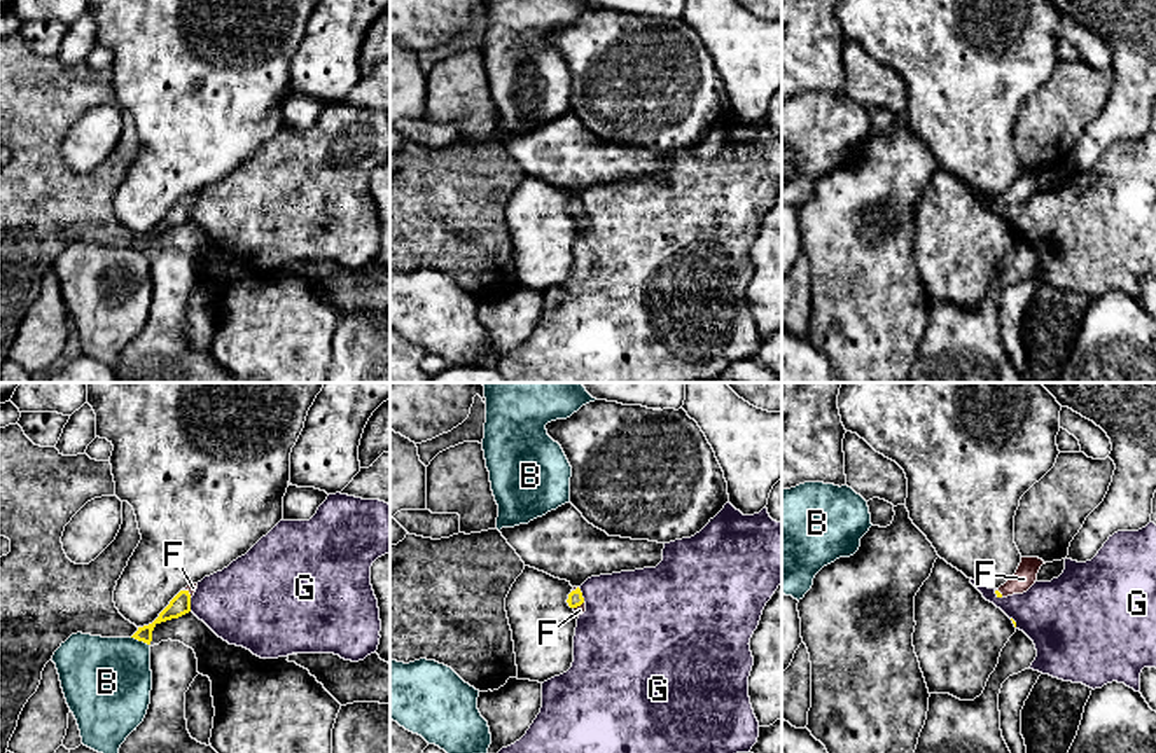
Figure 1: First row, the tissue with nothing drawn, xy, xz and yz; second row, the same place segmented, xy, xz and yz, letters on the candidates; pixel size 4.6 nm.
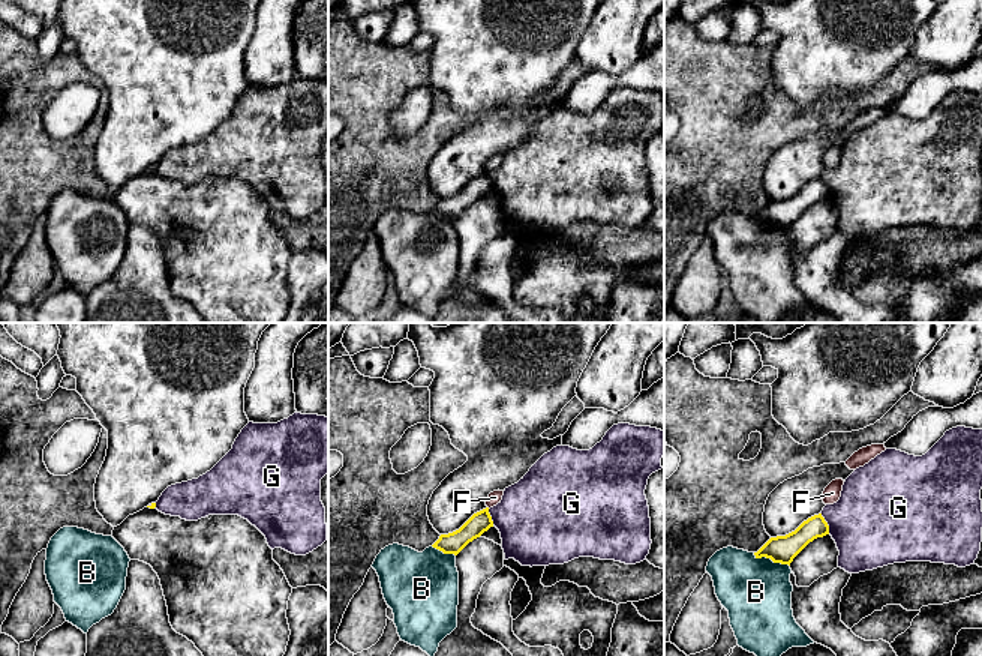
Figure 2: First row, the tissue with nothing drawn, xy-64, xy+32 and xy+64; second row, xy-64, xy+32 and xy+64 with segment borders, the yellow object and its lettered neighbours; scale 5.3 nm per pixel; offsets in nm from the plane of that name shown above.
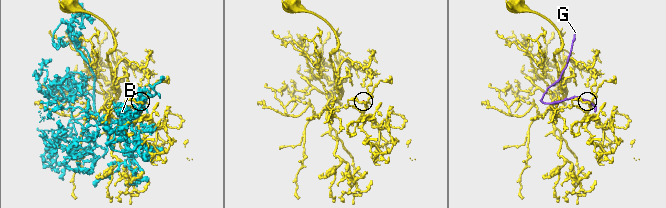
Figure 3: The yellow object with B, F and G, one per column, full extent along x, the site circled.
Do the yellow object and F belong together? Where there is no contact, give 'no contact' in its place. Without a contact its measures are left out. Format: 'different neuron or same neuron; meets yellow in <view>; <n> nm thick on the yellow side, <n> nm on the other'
same neuron; meets yellow in xy; 90 nm thick on the yellow side, 40 nm on the other

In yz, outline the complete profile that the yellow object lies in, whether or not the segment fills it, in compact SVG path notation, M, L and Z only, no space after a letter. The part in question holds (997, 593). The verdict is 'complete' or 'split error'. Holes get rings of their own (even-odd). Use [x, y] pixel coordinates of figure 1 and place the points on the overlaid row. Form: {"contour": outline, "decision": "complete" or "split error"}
{"contour": "M1021 557L1016 573L1004 585L995 589L997 598L1027 592L1035 584L1042 564L1046 563L1039 557Z", "decision": "split error"}

